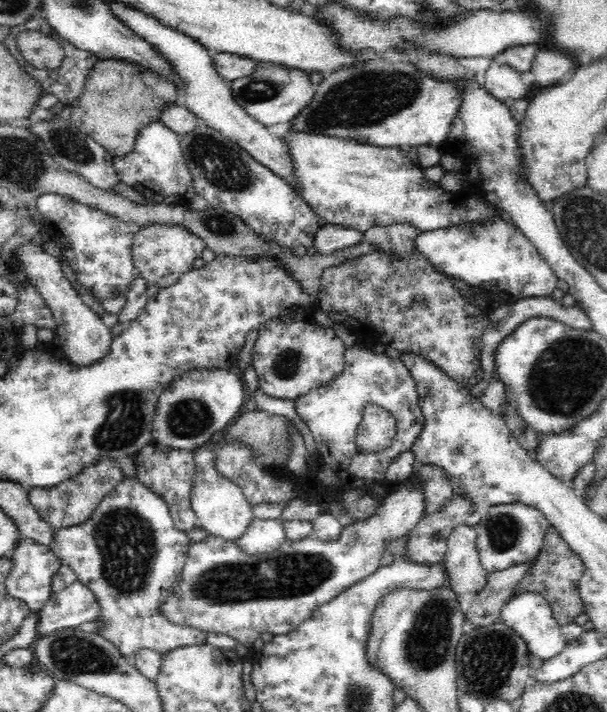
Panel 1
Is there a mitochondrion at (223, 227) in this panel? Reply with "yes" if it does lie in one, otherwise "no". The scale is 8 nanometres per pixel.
yes

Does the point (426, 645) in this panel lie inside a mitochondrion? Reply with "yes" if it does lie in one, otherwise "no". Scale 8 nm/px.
yes

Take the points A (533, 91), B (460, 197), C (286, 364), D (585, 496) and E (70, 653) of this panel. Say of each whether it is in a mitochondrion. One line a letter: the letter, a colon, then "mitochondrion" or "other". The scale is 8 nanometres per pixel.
A: other
B: other
C: mitochondrion
D: other
E: mitochondrion

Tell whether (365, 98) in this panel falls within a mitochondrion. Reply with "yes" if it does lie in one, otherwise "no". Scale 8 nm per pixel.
yes

